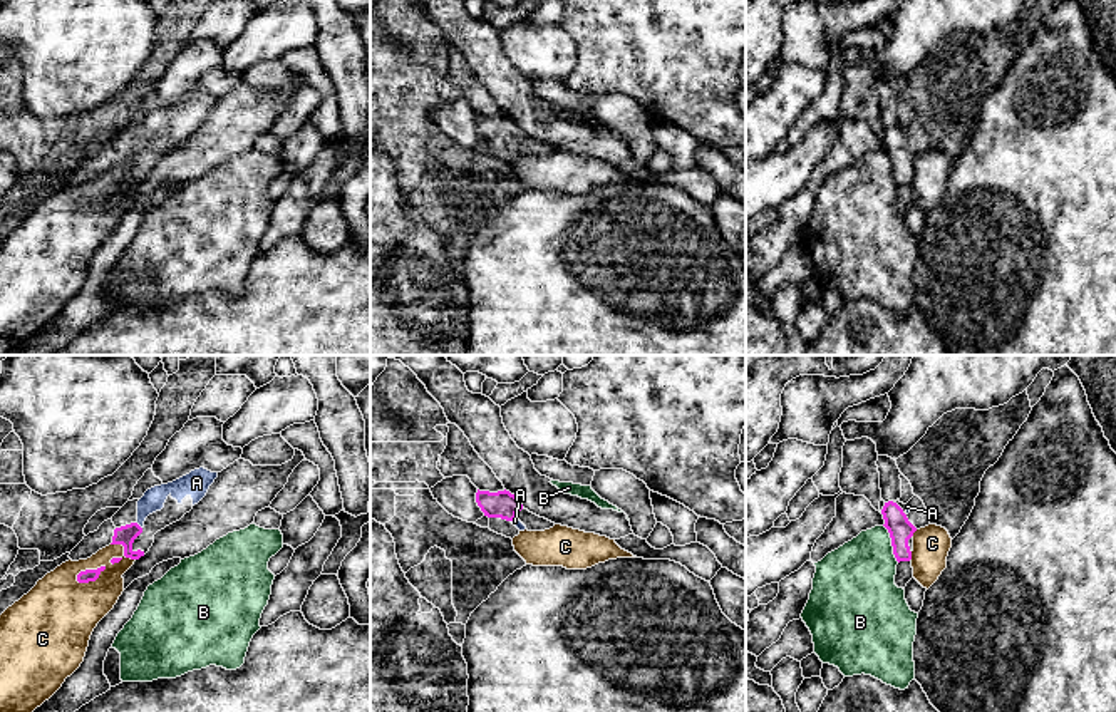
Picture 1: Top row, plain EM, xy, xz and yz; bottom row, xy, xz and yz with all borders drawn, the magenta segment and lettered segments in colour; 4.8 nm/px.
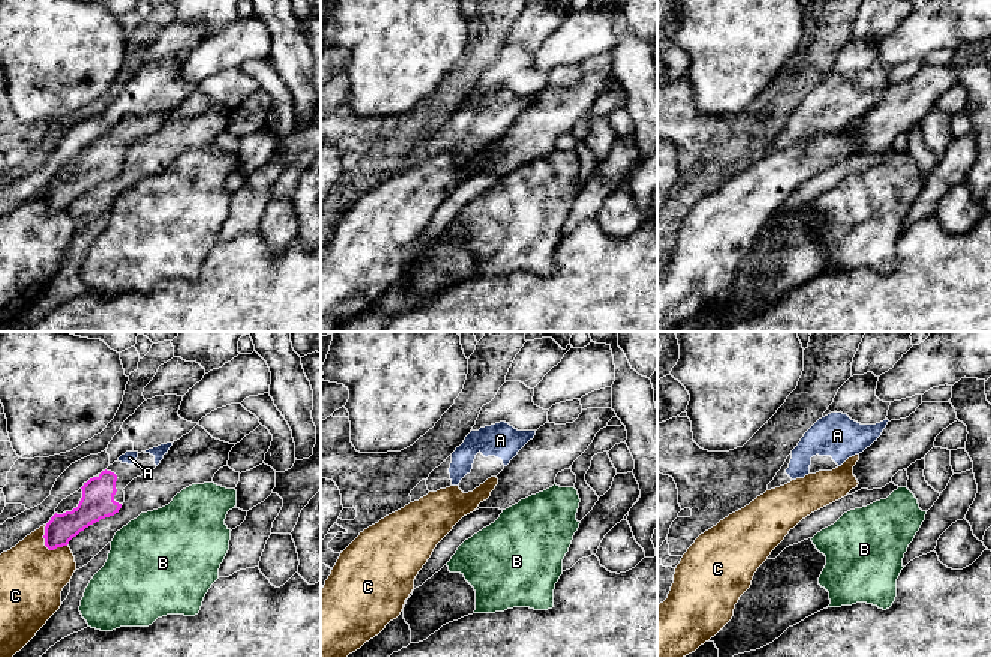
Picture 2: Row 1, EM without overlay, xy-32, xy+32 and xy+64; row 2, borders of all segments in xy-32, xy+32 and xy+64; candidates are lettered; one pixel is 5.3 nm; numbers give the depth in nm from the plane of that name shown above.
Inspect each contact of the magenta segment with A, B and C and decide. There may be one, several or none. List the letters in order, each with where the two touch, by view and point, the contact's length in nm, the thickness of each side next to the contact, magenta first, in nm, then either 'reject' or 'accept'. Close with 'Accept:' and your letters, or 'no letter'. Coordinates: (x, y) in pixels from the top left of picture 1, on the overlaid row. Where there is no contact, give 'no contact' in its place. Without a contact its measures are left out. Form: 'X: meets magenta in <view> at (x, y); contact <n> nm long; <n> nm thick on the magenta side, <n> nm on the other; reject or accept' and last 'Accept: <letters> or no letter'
A: meets magenta in xy at (138, 525); contact 50 nm long; 90 nm thick on the magenta side, 110 nm on the other; accept
B: meets magenta in yz at (892, 543); contact 200 nm long; 120 nm thick on the magenta side, 360 nm on the other; reject
C: meets magenta in xy at (89, 570); contact 170 nm long; 60 nm thick on the magenta side, 360 nm on the other; reject
Accept: A

